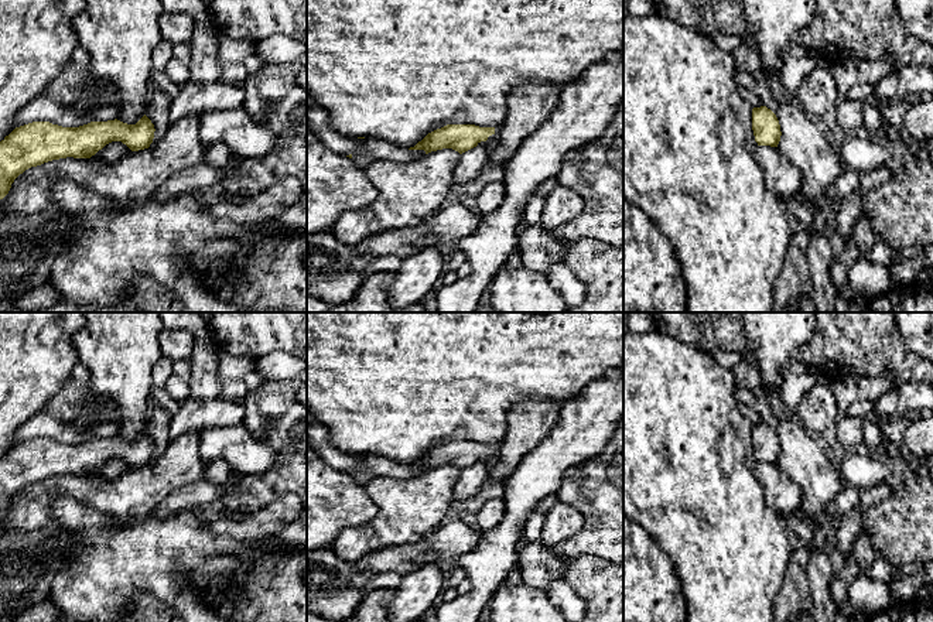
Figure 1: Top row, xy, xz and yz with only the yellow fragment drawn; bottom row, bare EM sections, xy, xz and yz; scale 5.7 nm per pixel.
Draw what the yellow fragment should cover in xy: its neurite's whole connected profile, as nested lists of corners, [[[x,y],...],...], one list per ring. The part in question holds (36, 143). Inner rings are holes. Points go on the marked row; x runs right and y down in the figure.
[[[146,115],[136,124],[115,119],[79,127],[49,122],[16,127],[0,141],[0,199],[8,194],[14,180],[31,167],[66,157],[90,158],[112,141],[122,141],[131,151],[144,150],[153,143],[154,131]]]

